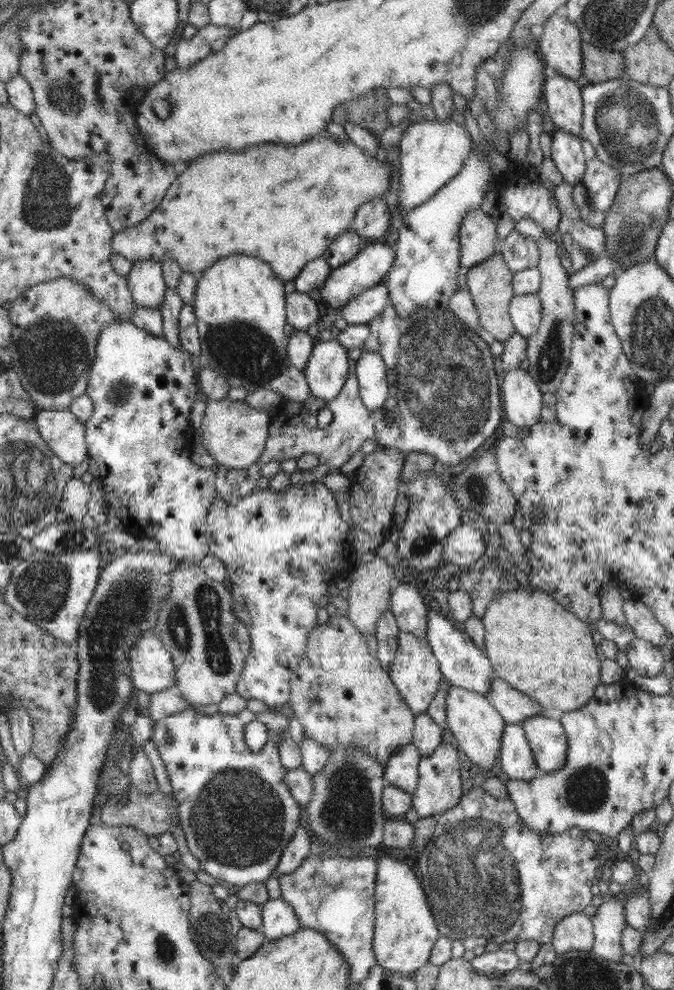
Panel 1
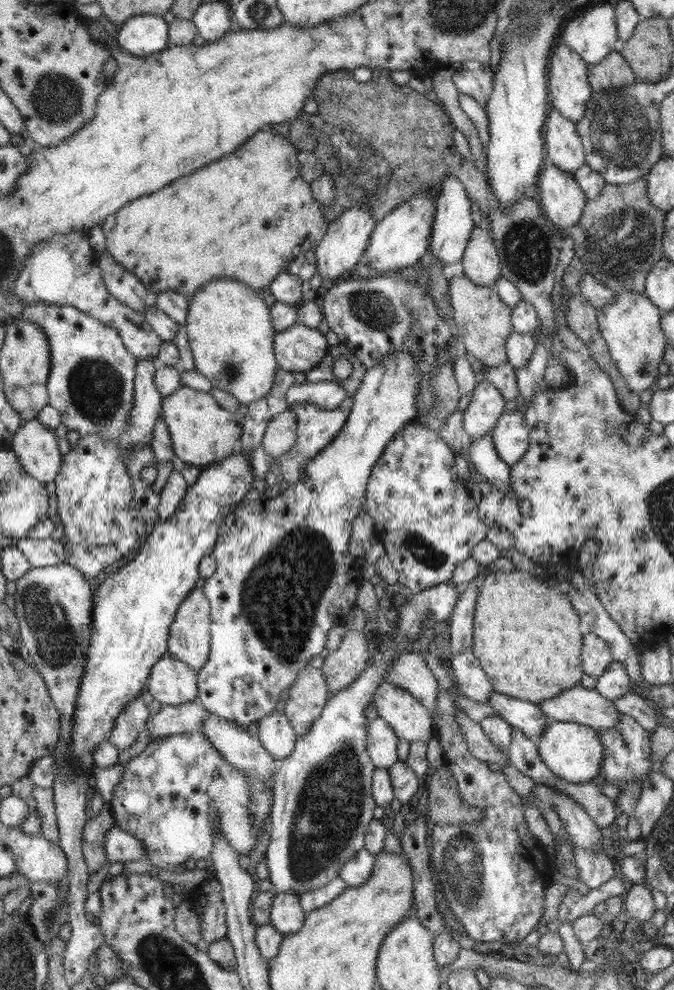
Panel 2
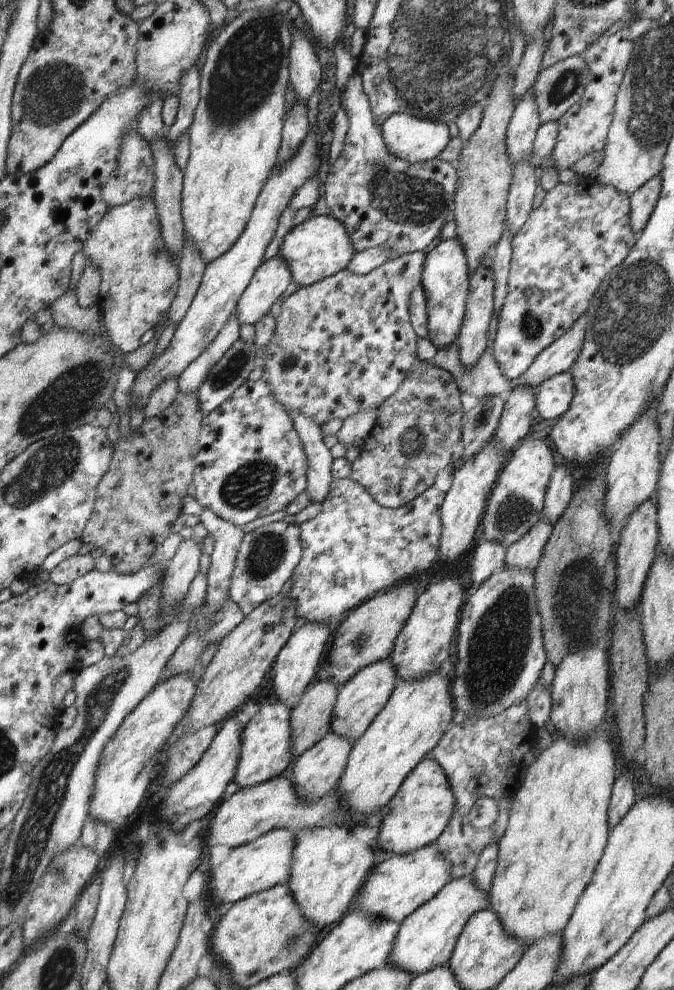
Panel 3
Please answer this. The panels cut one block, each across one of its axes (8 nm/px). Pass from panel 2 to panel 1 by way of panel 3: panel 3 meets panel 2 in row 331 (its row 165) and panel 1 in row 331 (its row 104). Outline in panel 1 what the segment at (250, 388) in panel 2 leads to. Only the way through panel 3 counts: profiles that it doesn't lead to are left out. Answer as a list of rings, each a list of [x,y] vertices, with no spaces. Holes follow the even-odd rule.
[[[232,255],[219,259],[216,264],[212,264],[204,273],[200,280],[197,281],[195,290],[195,300],[193,301],[194,315],[196,319],[196,328],[198,329],[199,341],[201,344],[201,354],[198,360],[201,363],[208,365],[215,372],[218,372],[221,376],[224,376],[228,383],[232,387],[245,388],[248,393],[254,392],[257,389],[273,390],[286,399],[290,399],[299,403],[303,403],[312,396],[308,382],[302,372],[296,370],[287,355],[287,336],[284,332],[284,326],[286,326],[287,318],[285,316],[286,310],[286,292],[284,291],[284,282],[279,281],[278,276],[274,275],[272,267],[267,263],[264,263],[261,259],[247,255]]]

